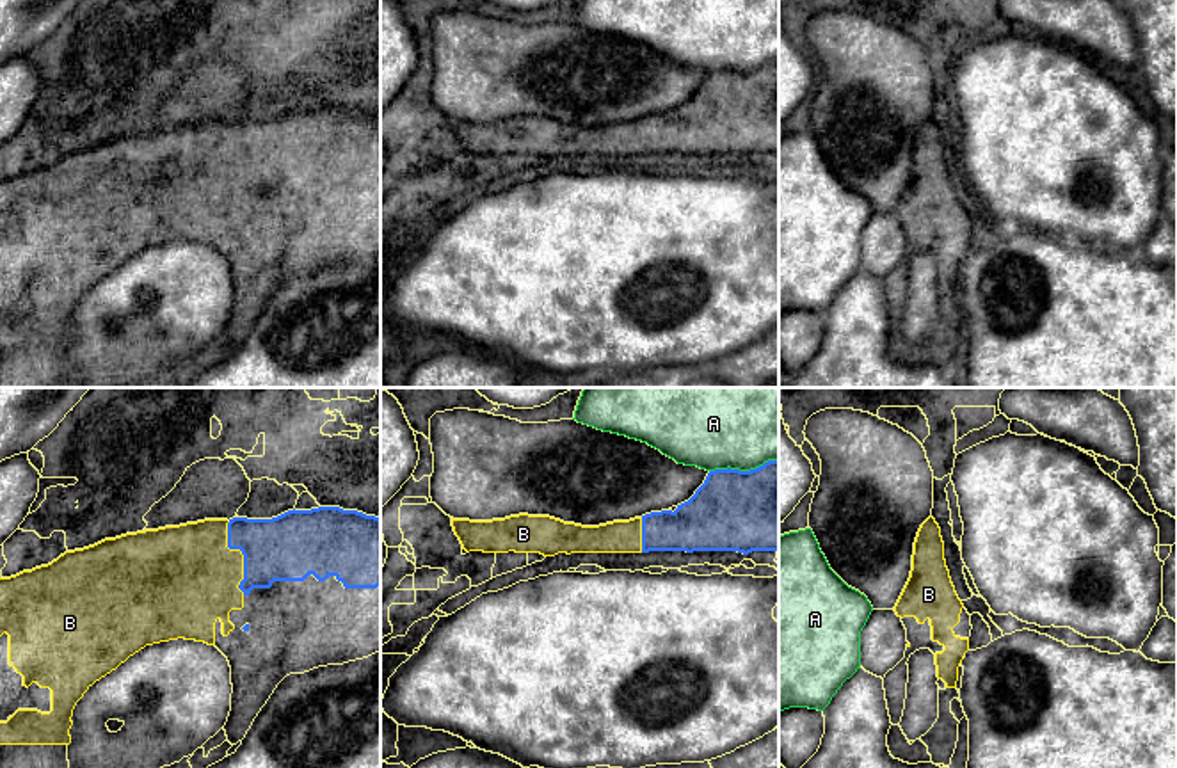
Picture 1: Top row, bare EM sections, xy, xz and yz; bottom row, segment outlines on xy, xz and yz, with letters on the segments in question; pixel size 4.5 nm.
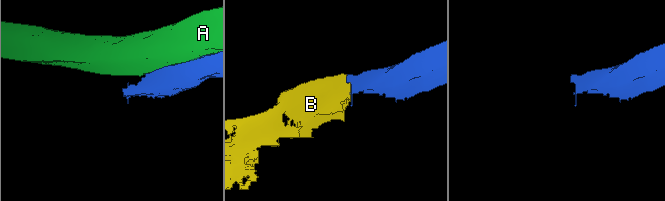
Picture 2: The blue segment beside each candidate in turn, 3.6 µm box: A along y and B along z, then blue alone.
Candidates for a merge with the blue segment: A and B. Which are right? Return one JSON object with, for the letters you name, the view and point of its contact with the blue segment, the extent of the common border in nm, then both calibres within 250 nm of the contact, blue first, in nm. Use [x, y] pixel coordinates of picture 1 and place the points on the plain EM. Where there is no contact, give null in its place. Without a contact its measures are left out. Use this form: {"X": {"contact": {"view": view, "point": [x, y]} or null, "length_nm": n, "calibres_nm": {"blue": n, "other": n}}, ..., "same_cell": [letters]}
{"B": {"contact": {"view": "xy", "point": [242, 155]}, "length_nm": 340, "calibres_nm": {"blue": 300, "other": 420}}, "same_cell": ["B"]}

